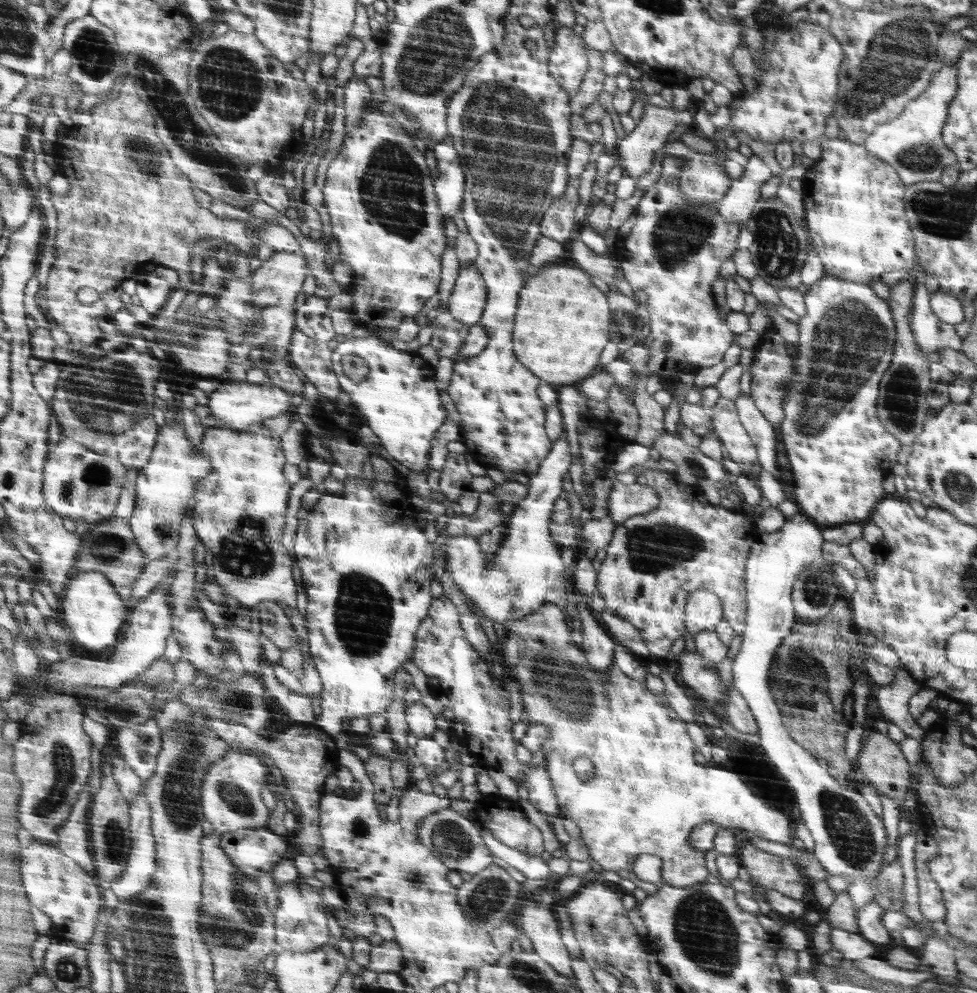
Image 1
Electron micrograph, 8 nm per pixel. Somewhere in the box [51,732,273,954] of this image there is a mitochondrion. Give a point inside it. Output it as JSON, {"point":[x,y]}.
{"point":[180,794]}

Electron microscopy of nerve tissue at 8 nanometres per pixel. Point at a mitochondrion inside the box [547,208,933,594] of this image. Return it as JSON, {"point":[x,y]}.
{"point":[850,337]}

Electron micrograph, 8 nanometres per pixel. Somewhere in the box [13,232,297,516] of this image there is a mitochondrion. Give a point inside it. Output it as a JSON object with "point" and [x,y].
{"point":[99,402]}

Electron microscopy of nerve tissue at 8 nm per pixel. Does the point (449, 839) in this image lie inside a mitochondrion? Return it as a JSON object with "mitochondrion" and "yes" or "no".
{"mitochondrion":"yes"}

